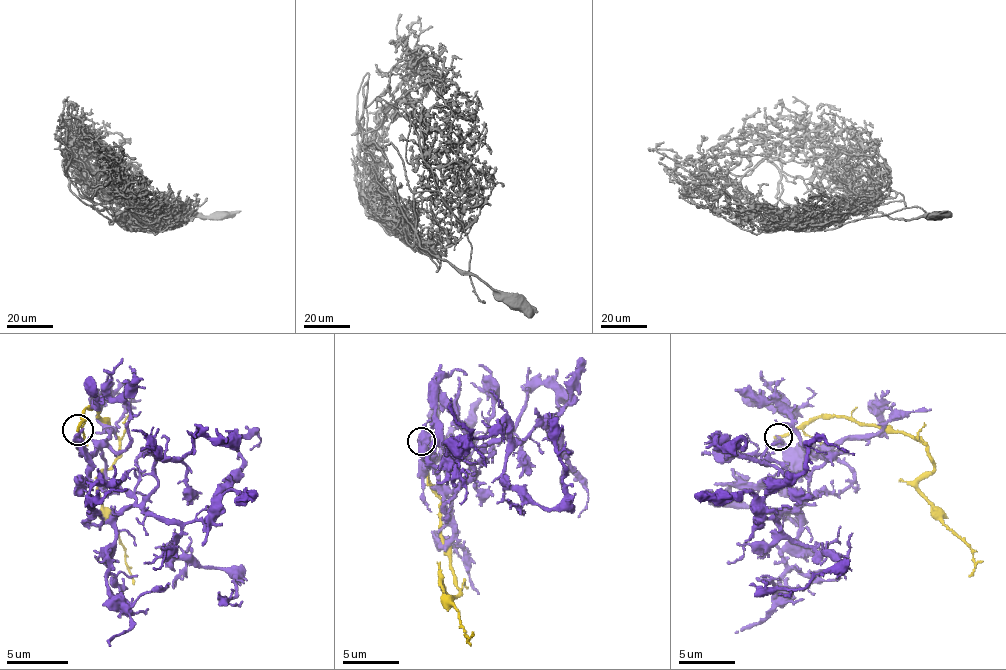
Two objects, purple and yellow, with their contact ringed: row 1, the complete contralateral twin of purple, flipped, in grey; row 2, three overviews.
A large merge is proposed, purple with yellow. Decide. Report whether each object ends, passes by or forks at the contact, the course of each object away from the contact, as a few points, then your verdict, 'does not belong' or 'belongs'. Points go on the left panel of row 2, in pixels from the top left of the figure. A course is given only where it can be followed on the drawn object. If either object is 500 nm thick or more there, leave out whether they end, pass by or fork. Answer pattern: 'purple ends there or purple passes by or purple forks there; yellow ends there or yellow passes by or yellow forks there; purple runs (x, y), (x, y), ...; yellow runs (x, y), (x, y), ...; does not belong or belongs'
purple runs (78, 431), (106, 492), (127, 492), (180, 529), (170, 557), (235, 579), (232, 597), (217, 591); yellow runs (78, 431), (81, 415), (100, 409), (118, 440), (112, 465), (100, 477), (100, 511), (118, 532), (133, 585); does not belong

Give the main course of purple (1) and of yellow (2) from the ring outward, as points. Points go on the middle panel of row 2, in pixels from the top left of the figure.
1: (422, 441), (447, 516), (447, 499), (500, 441), (514, 443), (506, 480), (554, 508), (565, 483), (548, 413)
2: (422, 441), (458, 589), (453, 597), (442, 580), (442, 594), (464, 634), (472, 631)

